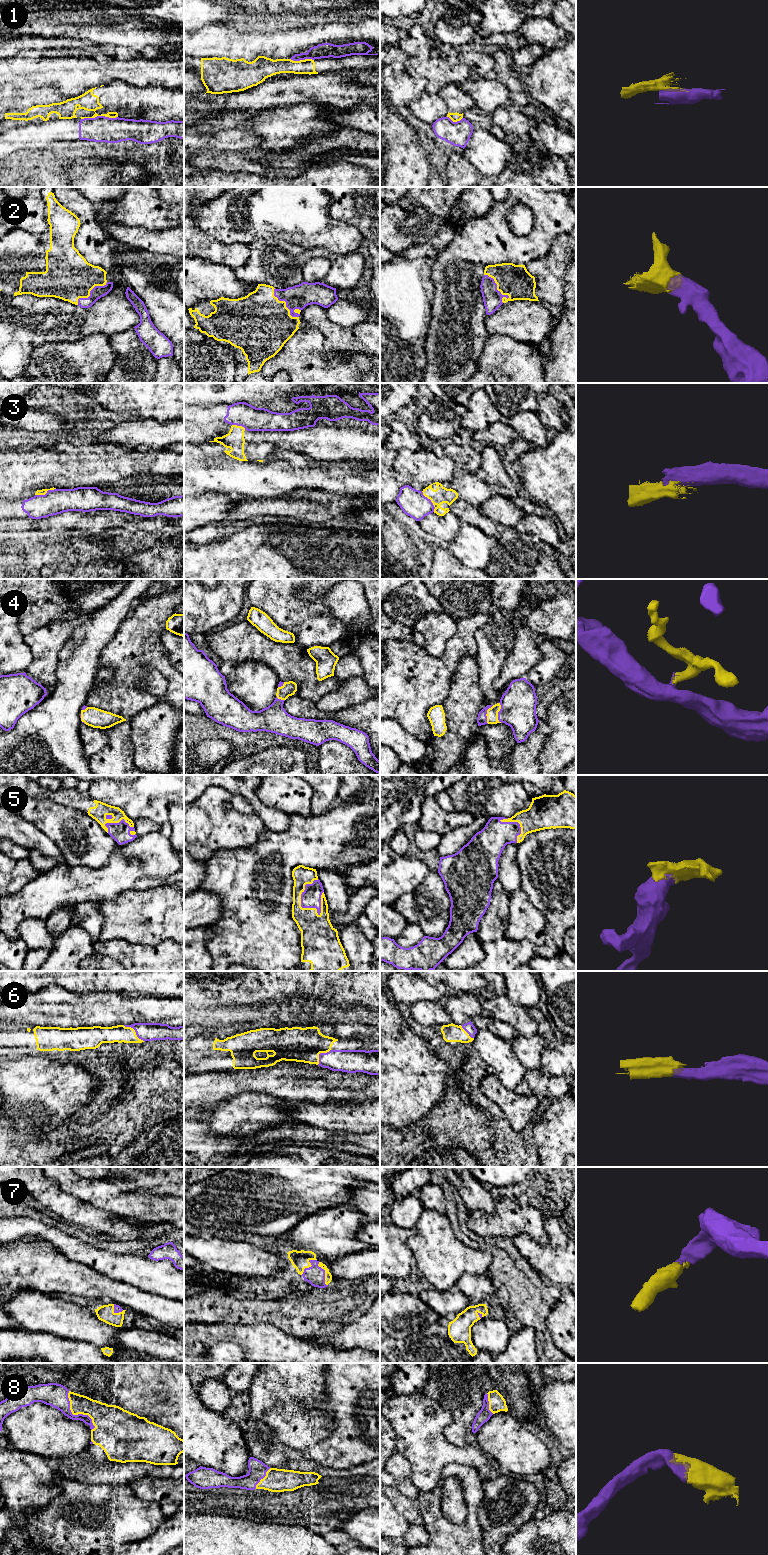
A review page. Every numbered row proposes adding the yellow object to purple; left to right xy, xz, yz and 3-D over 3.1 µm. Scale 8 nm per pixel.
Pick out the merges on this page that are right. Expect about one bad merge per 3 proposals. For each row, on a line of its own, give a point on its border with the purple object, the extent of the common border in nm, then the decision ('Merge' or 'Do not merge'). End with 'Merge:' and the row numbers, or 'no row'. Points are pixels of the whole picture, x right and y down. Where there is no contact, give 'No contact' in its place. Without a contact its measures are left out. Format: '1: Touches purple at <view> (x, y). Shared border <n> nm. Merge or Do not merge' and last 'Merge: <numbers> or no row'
1: Touches purple at xy (99, 116). Shared border 300 nm. Do not merge
2: Touches purple at yz (496, 286). Shared border 280 nm. Merge
3: Touches purple at yz (430, 501). Shared border 200 nm. Do not merge
4: Touches purple at yz (498, 712). Shared border 170 nm. Merge
5: Touches purple at xz (301, 900). Shared border 300 nm. Merge
6: Touches purple at xy (135, 1031). Shared border 220 nm. Merge
7: Touches purple at xz (311, 1266). Shared border 180 nm. Merge
8: Touches purple at xy (76, 1415). Shared border 380 nm. Merge
Merge: 2, 4, 5, 6, 7, 8

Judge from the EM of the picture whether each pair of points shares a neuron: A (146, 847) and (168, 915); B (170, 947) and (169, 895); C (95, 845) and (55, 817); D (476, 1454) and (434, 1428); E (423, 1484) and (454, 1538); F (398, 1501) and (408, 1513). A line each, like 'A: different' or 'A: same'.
A: different
B: different
C: same
D: same
E: different
F: same

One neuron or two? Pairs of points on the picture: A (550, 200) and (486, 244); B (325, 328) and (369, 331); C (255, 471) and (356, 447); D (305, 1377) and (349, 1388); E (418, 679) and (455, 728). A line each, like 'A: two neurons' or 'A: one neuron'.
A: one neuron
B: one neuron
C: two neurons
D: two neurons
E: two neurons

